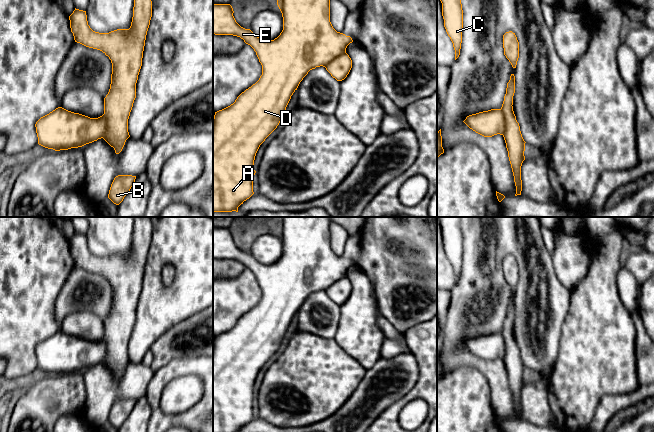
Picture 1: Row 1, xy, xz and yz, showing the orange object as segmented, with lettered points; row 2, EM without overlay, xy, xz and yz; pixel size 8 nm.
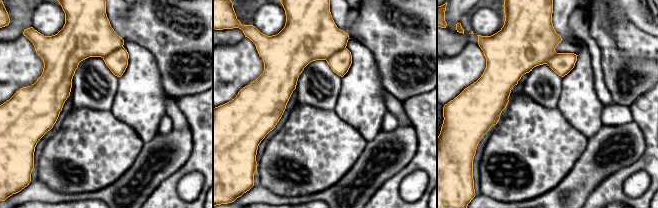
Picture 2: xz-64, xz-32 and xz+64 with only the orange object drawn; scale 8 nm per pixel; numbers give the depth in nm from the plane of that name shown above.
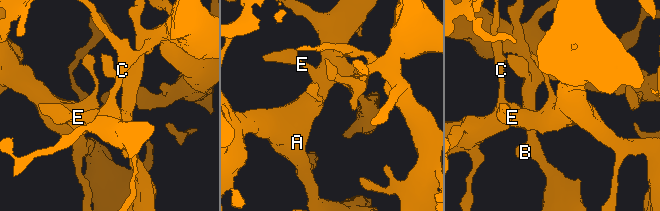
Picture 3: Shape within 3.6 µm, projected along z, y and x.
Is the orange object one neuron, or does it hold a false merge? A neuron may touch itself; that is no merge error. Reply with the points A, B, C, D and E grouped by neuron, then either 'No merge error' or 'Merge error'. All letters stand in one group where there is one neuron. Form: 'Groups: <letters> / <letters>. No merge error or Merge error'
Groups: A C D E / B. Merge error

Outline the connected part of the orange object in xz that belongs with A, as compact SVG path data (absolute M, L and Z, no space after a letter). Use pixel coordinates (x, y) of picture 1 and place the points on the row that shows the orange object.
M277 0L277 5L282 13L283 17L283 30L280 35L274 40L265 41L257 37L250 29L245 29L241 27L235 20L233 16L233 8L230 4L213 4L213 34L215 35L233 35L240 37L244 42L250 45L259 59L262 65L262 75L259 80L253 84L251 87L242 92L235 102L230 106L215 112L213 118L213 213L214 212L238 212L238 207L243 204L244 201L249 199L253 194L253 178L256 173L254 170L254 160L256 153L260 145L265 141L265 139L277 128L279 125L286 107L291 99L293 93L297 90L300 82L308 74L308 72L316 67L325 67L330 61L338 57L339 55L346 52L347 46L353 42L350 36L346 36L343 33L337 32L331 22L330 22L330 0Z

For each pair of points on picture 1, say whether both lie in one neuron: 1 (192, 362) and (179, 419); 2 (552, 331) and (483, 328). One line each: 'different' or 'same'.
1: same
2: same

